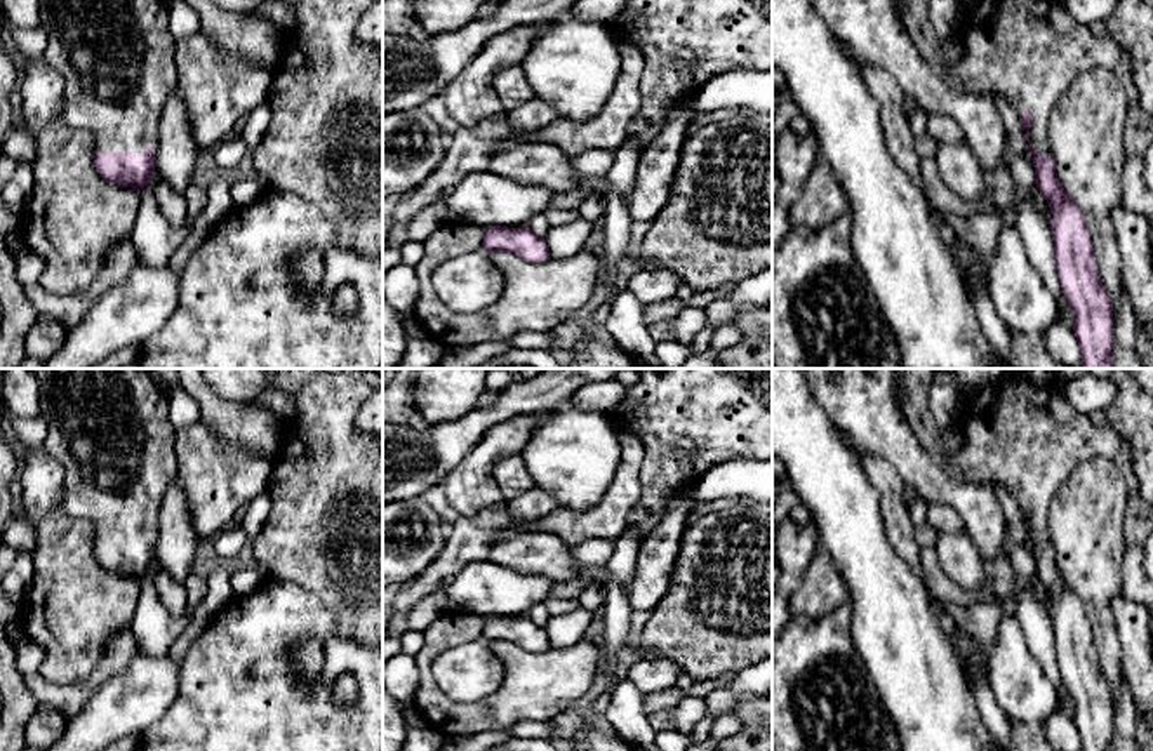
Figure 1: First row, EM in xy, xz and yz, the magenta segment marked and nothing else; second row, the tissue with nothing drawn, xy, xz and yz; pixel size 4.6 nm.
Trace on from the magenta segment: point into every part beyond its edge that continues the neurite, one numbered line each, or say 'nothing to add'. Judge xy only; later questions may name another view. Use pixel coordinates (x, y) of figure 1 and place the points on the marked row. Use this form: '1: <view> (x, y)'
1: xy (117, 56)

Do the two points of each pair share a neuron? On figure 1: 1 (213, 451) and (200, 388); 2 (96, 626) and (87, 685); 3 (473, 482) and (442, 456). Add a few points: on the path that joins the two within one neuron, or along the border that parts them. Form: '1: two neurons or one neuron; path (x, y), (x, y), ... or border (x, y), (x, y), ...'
1: two neurons; border (200, 419), (219, 435), (242, 445)
2: two neurons; border (129, 623), (103, 644)
3: two neurons; border (482, 437), (440, 482)

